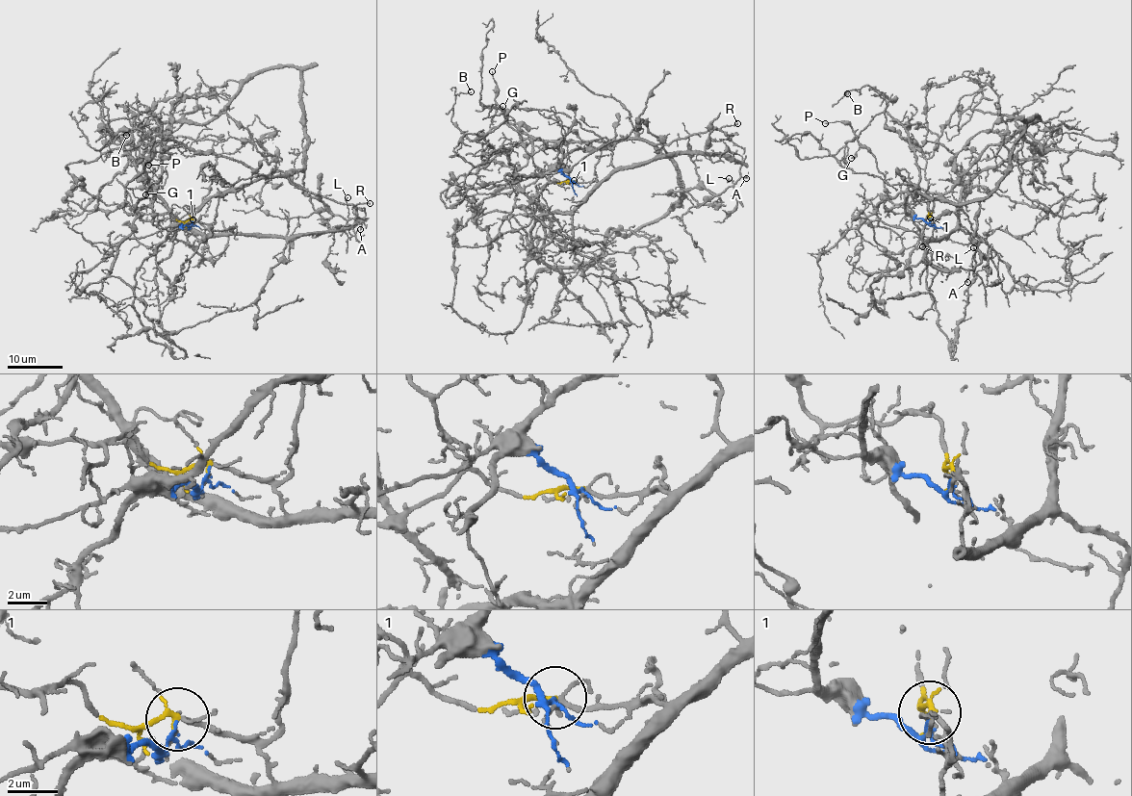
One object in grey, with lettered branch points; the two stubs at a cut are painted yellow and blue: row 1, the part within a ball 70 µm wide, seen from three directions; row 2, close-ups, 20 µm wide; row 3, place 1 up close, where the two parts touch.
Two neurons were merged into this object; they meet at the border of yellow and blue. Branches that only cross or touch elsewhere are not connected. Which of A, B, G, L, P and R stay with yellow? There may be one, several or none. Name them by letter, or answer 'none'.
A, G, L, P

